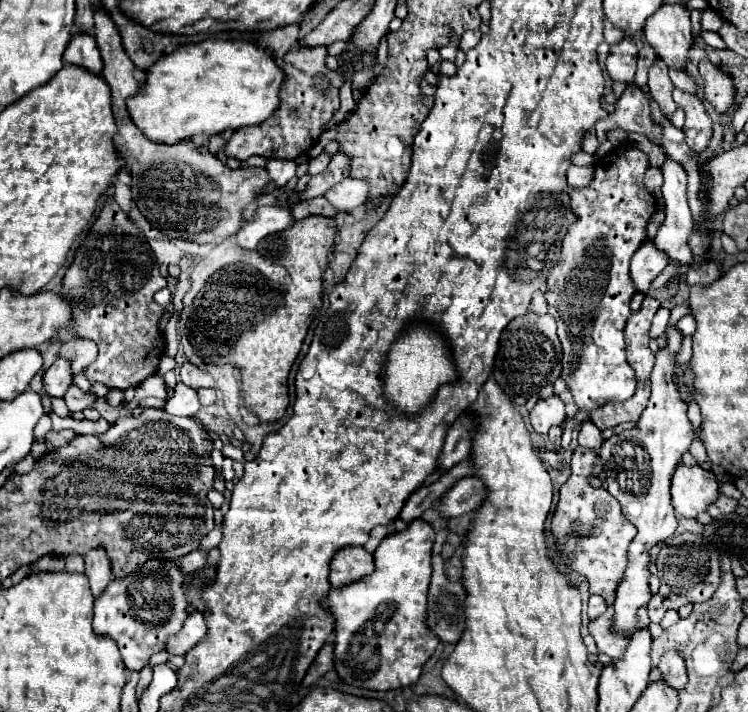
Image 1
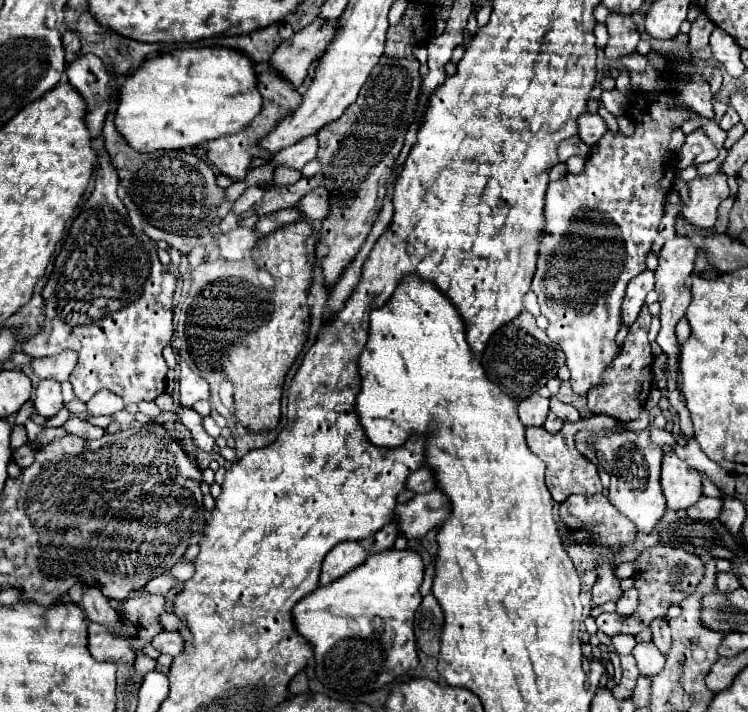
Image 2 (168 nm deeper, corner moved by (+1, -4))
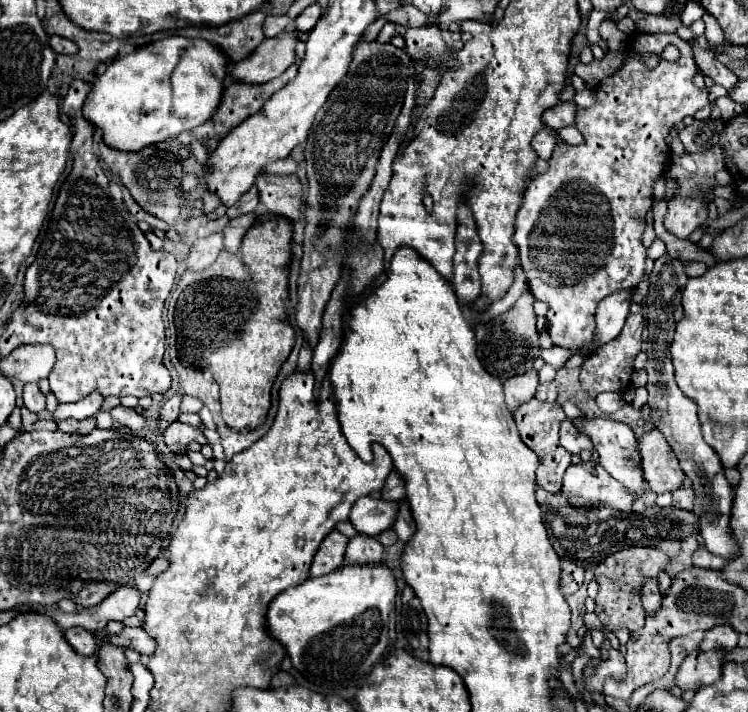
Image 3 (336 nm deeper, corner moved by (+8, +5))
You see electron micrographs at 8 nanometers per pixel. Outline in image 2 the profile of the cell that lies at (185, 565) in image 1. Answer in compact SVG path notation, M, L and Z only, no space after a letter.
M161 574L159 578L153 578L153 580L145 586L145 590L151 592L151 594L167 594L175 584L177 584L177 578L175 578L175 576L171 576L171 574Z

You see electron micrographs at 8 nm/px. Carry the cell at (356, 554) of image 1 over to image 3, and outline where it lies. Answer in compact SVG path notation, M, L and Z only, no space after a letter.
M330 531L322 545L318 547L312 567L310 567L310 577L320 577L326 573L336 571L338 567L344 565L344 553L346 553L346 545L348 545L348 537L342 535L340 531Z

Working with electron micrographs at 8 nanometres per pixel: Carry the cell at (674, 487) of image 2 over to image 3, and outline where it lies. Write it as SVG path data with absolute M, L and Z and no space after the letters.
M658 429L646 431L638 437L638 451L642 459L642 477L654 493L672 493L682 487L684 473L674 457L674 451Z

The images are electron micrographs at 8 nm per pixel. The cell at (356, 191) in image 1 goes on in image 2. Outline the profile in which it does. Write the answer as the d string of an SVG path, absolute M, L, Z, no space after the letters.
M323 188L311 190L299 202L299 210L303 212L303 216L311 220L323 220L325 214L329 214L329 190L323 190Z

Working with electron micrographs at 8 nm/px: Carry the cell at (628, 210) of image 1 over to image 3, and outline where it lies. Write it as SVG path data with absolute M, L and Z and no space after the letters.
M636 33L628 45L636 53L662 53L666 45L674 45L680 57L678 61L660 59L656 69L648 69L642 61L626 55L616 73L596 85L596 103L588 109L578 109L578 121L574 125L584 135L584 145L556 145L548 161L548 171L528 183L516 217L514 243L520 249L520 263L528 277L530 291L538 301L548 305L546 319L552 343L570 349L578 349L584 341L594 337L594 311L604 297L616 291L630 291L642 281L646 267L646 249L642 245L644 217L652 207L652 185L664 175L670 157L666 145L668 131L676 121L710 105L708 91L692 83L698 71L692 49L686 41L676 37L676 33Z

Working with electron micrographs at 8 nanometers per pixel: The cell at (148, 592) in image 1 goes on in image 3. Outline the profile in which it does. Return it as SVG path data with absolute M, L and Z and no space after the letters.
M74 627L74 629L68 629L64 637L66 637L68 645L74 647L76 653L80 653L80 655L94 655L96 653L96 637L90 631Z

